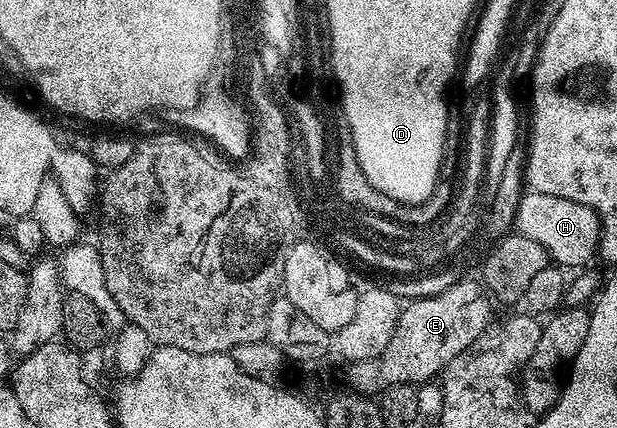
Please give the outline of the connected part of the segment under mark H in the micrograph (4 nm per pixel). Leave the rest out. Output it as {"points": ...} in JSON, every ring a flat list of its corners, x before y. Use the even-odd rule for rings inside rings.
{"points":[[525,192,521,203,515,206,516,233,535,240,547,248,549,257,558,266,585,268,592,258,598,257,601,248,601,217,587,204,575,204,575,200,563,200,543,192]]}

